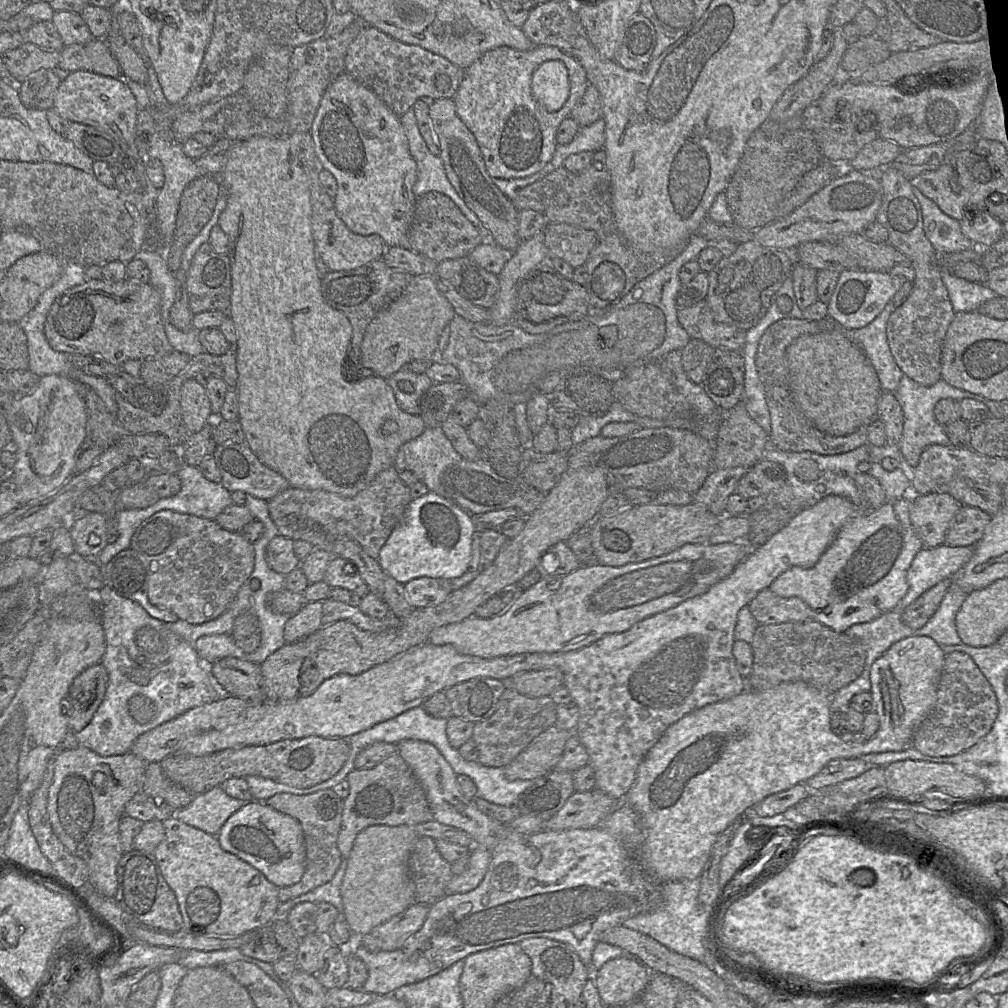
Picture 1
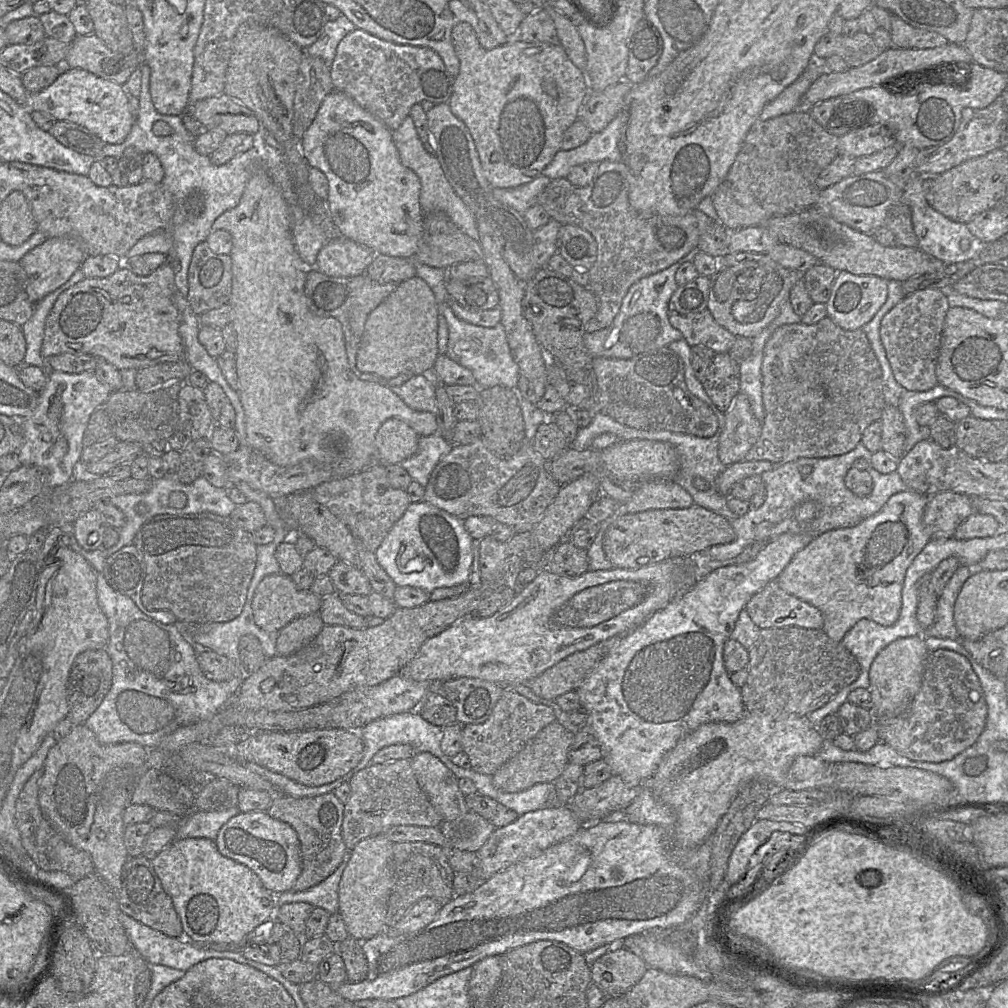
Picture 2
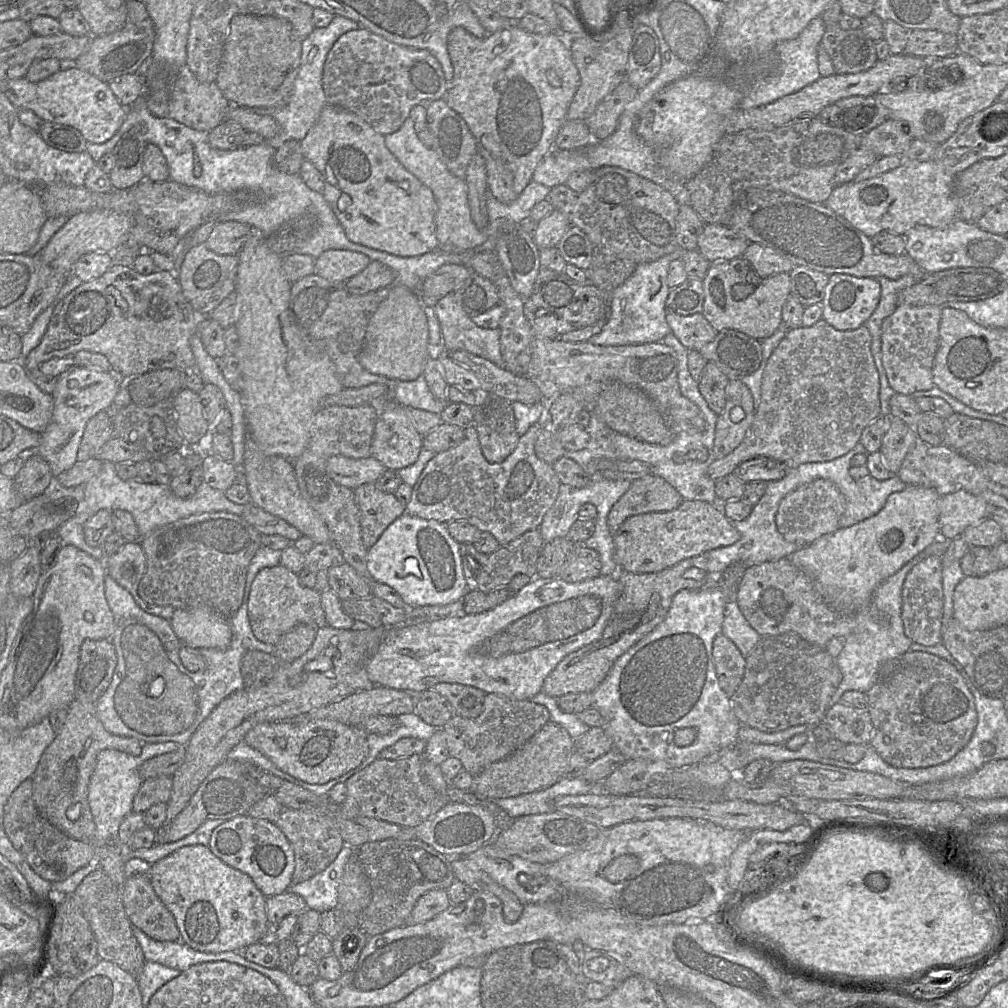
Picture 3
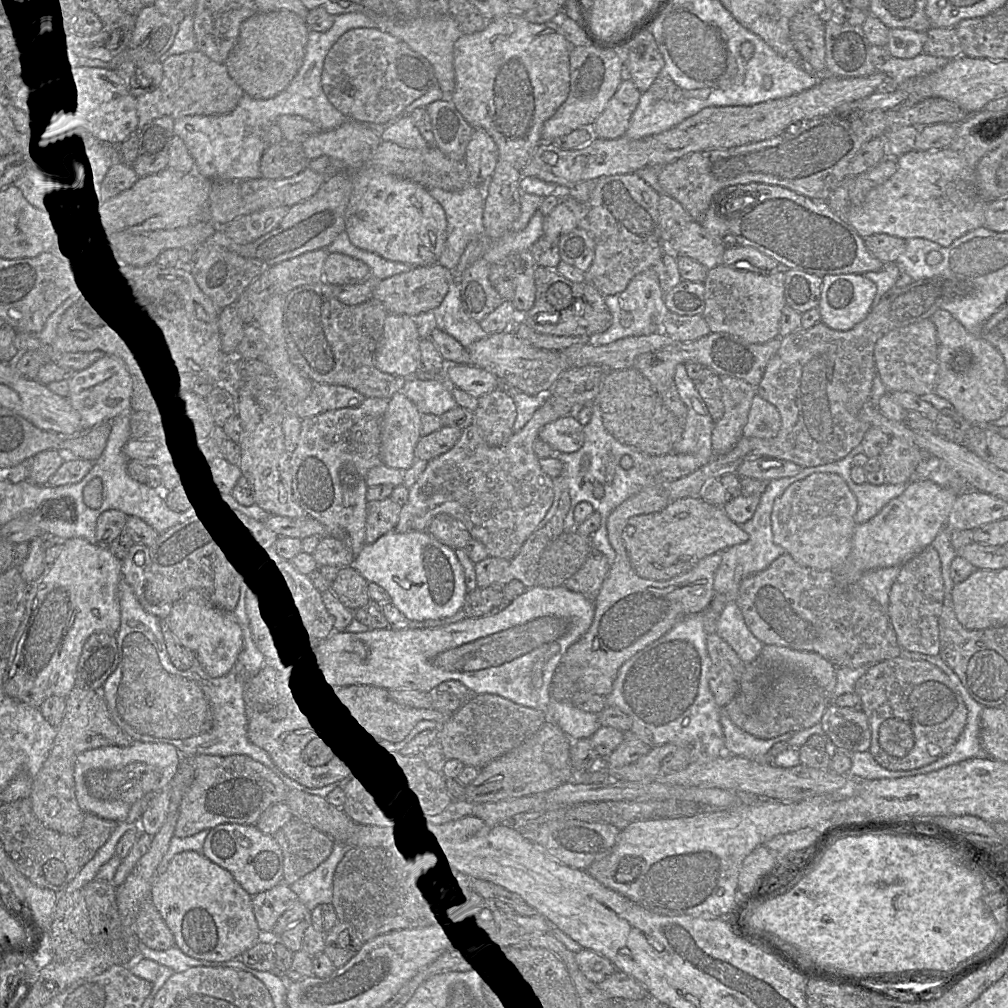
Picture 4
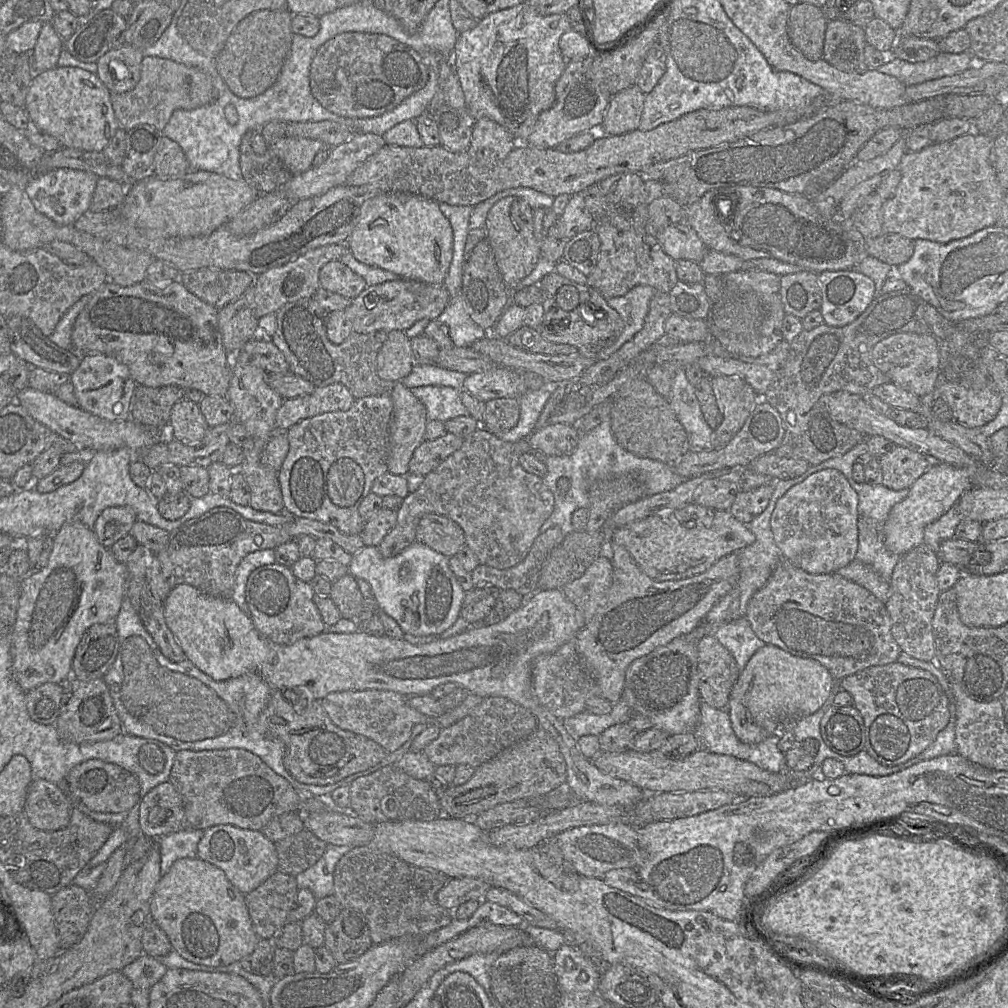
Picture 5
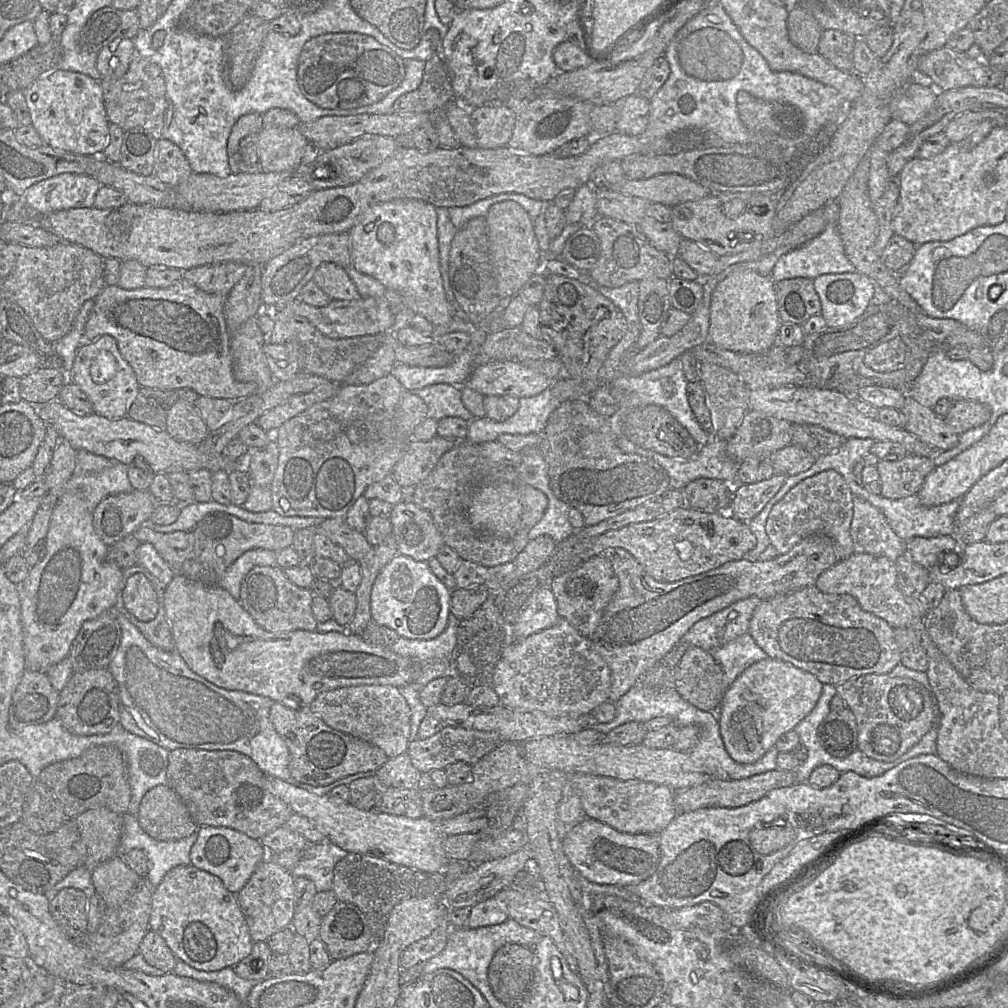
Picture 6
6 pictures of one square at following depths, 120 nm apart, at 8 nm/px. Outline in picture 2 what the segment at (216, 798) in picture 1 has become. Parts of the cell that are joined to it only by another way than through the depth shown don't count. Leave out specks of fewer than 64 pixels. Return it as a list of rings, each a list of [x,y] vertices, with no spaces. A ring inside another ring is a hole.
[[[238,807],[214,812],[192,811],[178,819],[175,840],[207,838],[214,841],[220,828],[238,813]]]

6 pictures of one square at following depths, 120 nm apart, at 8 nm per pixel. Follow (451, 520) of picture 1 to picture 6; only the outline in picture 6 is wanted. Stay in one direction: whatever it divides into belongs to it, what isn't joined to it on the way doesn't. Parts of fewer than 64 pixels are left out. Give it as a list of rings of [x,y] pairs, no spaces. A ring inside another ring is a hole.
[[[397,554],[376,577],[370,595],[371,620],[381,627],[388,627],[400,637],[428,640],[440,635],[446,628],[450,615],[449,590],[431,571],[427,562],[416,561],[409,556]],[[406,577],[411,584],[411,595],[408,602],[395,597],[395,579]]]

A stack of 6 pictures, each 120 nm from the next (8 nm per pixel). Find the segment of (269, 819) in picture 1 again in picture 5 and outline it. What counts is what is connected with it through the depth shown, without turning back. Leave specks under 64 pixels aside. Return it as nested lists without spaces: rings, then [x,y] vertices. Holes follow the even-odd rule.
[[[223,824],[203,831],[197,857],[220,868],[228,880],[244,895],[257,888],[278,870],[278,855],[275,843],[262,831]]]

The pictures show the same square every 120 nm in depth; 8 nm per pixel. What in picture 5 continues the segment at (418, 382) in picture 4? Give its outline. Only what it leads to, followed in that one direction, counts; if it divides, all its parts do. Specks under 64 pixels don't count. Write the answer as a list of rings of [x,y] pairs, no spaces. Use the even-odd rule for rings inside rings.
[[[419,386],[410,389],[426,407],[428,420],[446,422],[469,415],[460,399],[460,390],[449,386]]]

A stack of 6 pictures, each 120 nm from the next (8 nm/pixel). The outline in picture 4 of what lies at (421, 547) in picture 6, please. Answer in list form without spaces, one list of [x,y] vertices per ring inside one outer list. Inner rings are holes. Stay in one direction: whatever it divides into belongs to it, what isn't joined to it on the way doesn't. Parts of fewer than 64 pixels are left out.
[[[447,514],[436,515],[426,531],[440,543],[454,550],[464,548],[472,539],[468,530]]]

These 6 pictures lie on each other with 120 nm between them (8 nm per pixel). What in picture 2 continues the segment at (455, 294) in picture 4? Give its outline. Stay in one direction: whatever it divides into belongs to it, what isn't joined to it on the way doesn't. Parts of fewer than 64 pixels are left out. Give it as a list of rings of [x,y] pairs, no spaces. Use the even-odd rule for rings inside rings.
[[[448,301],[440,305],[440,314],[448,326],[444,355],[468,369],[473,374],[478,388],[501,386],[515,390],[519,368],[512,357],[503,325],[499,322],[496,326],[488,328],[463,321],[454,314]]]

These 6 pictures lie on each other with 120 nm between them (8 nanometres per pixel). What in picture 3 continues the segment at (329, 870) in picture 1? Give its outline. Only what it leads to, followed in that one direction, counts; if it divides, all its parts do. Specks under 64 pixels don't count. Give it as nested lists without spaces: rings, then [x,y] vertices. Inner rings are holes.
[[[283,808],[274,824],[289,840],[295,857],[292,884],[306,881],[323,871],[337,857],[345,842],[334,820],[325,814],[291,808]]]

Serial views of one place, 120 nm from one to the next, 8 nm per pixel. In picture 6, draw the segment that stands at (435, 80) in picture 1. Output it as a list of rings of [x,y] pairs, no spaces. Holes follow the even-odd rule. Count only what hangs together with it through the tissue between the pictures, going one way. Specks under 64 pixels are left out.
[[[327,33],[308,40],[300,53],[297,82],[301,93],[324,109],[355,109],[379,102],[405,77],[404,59],[371,36]]]

